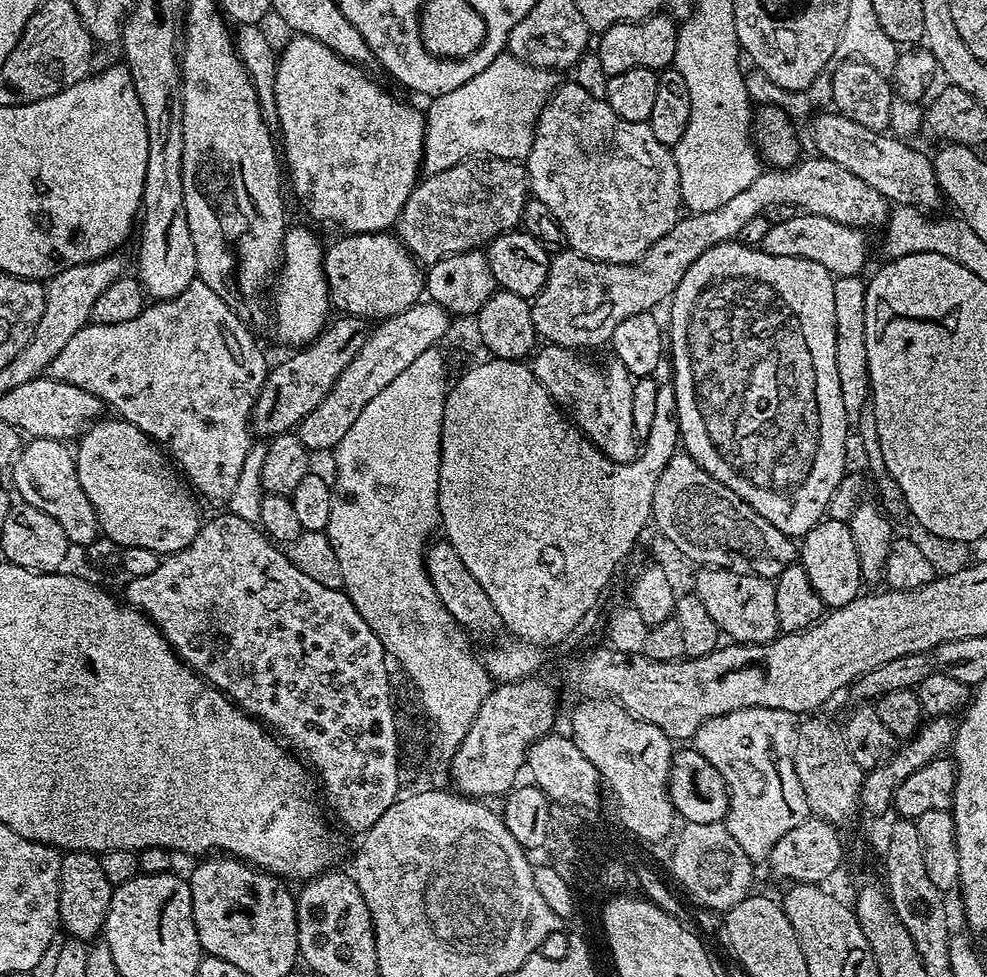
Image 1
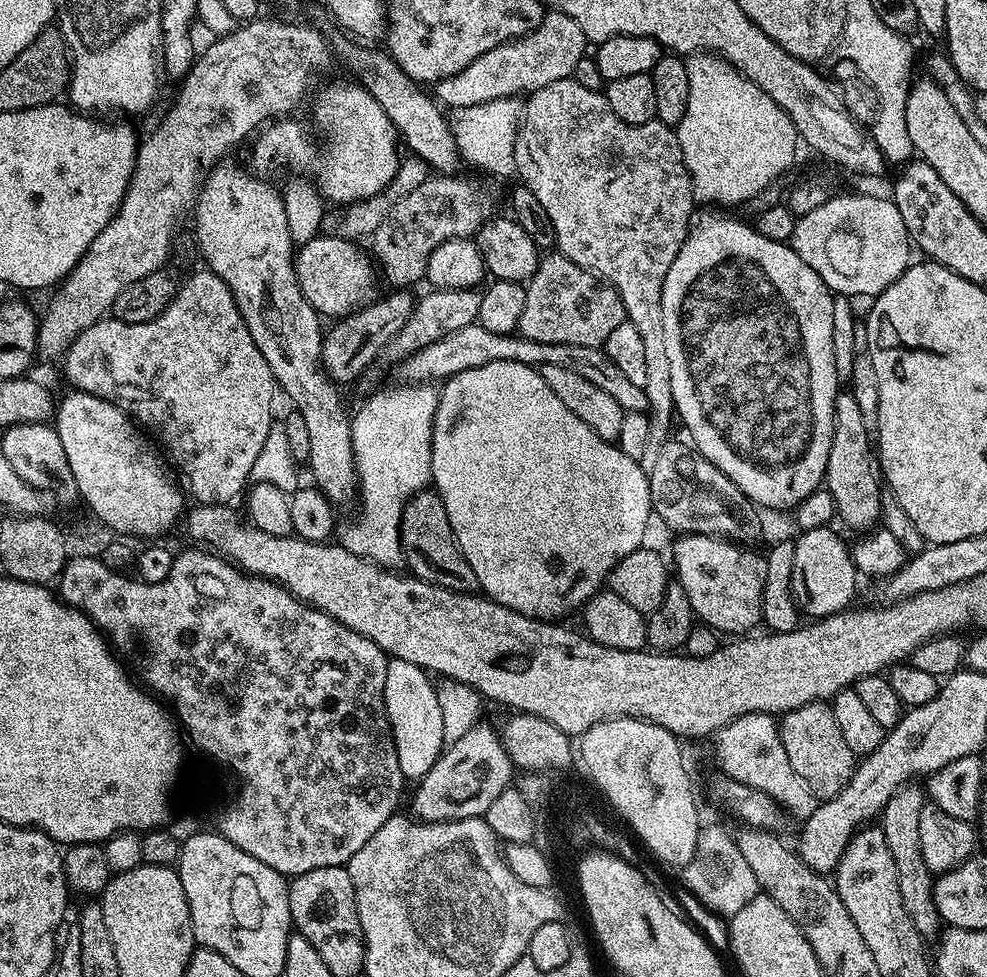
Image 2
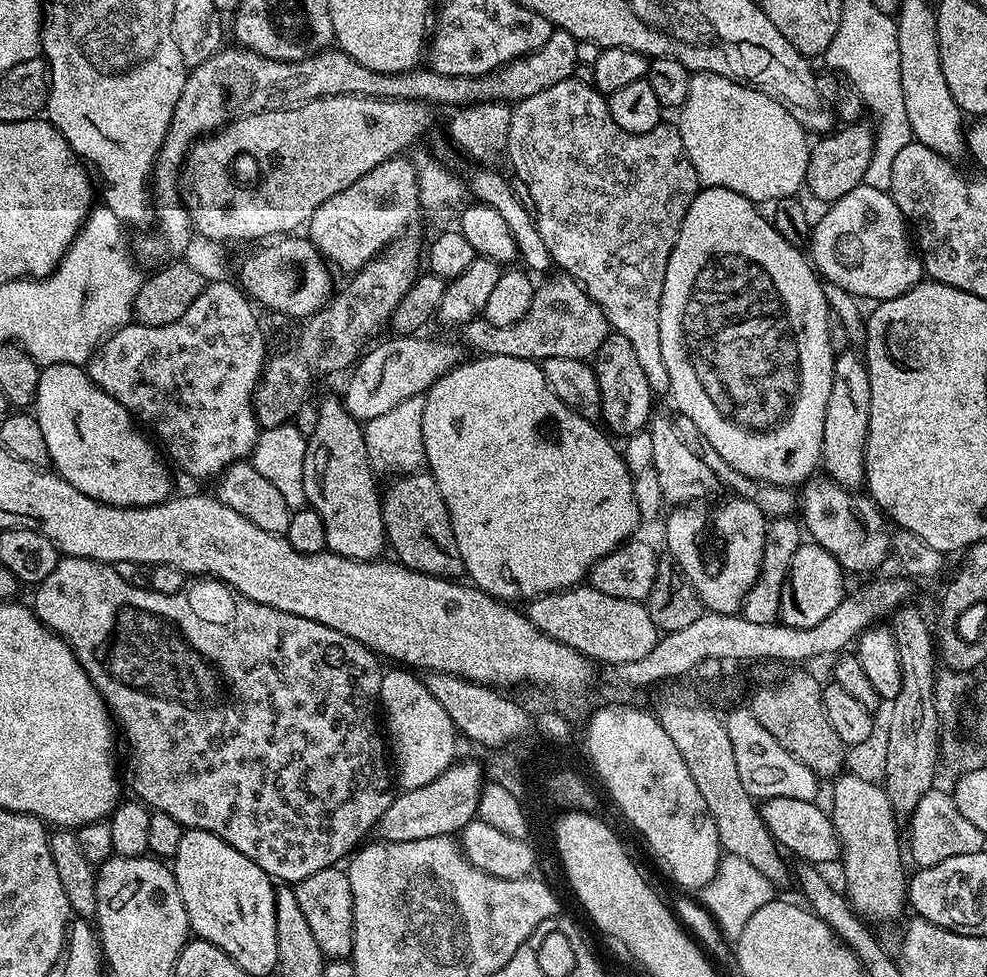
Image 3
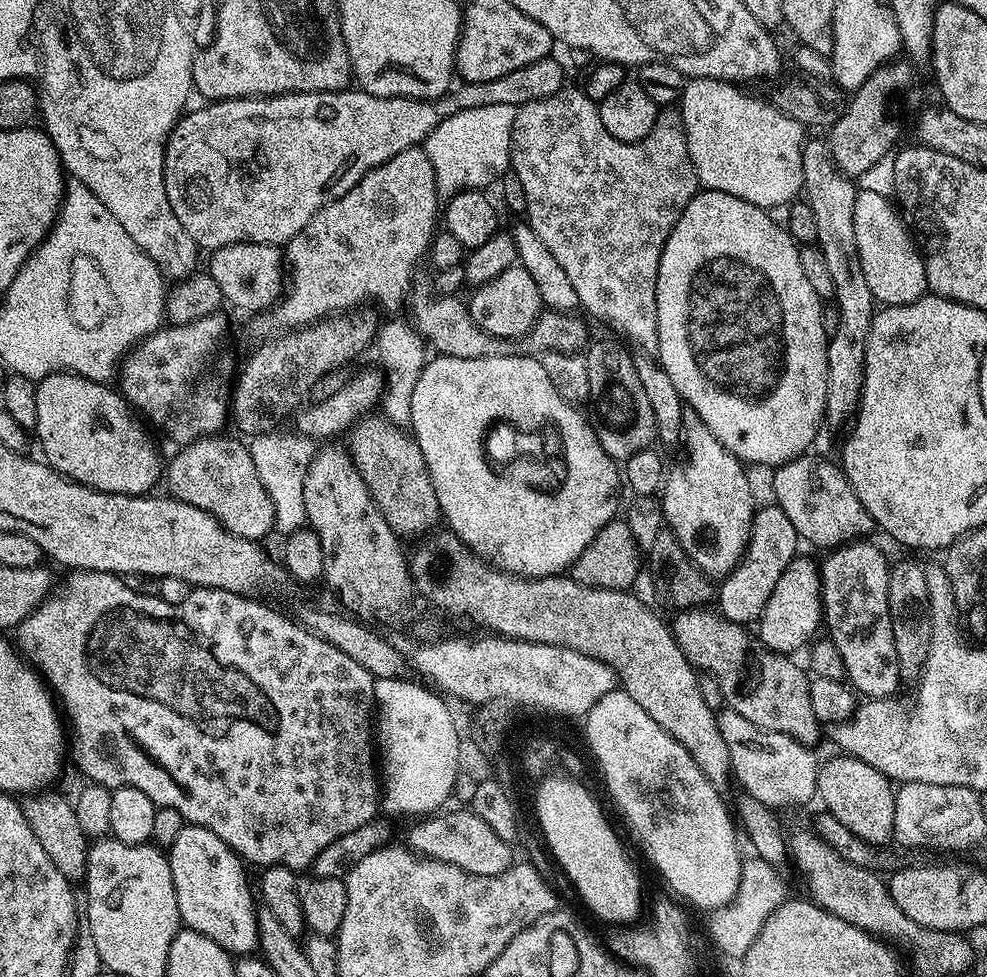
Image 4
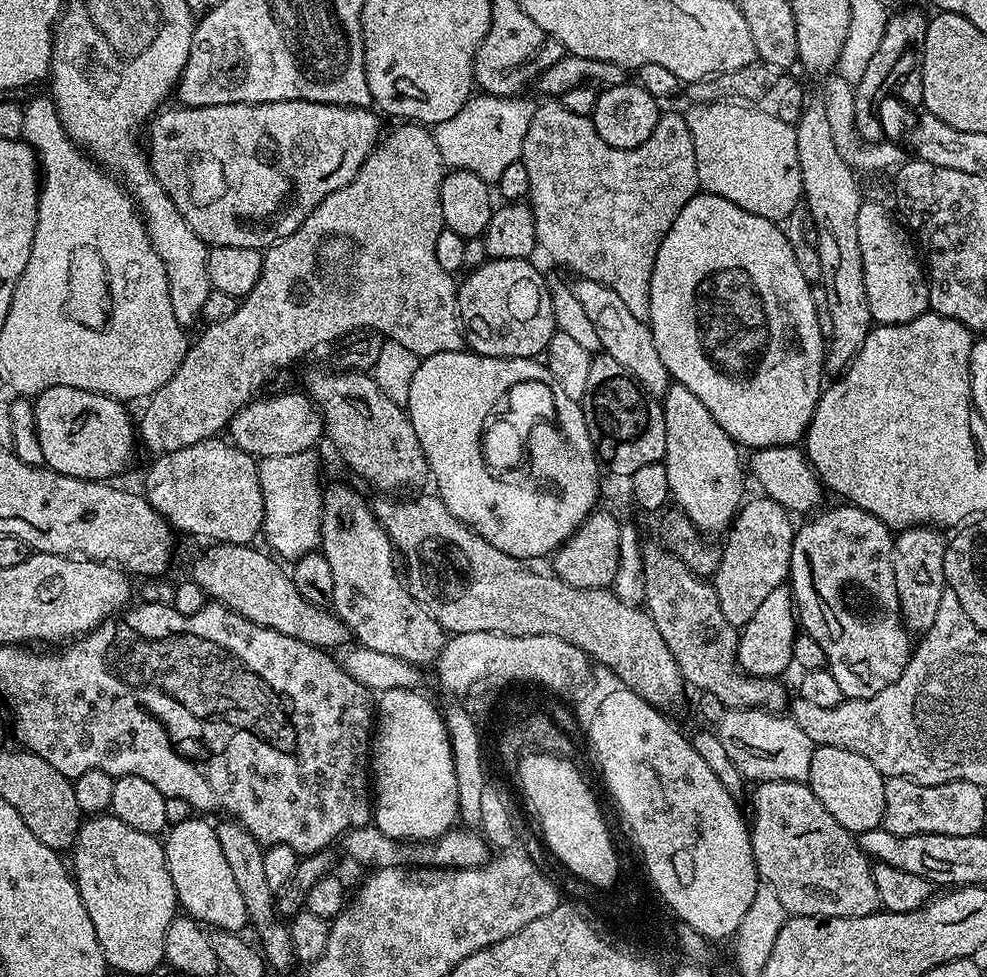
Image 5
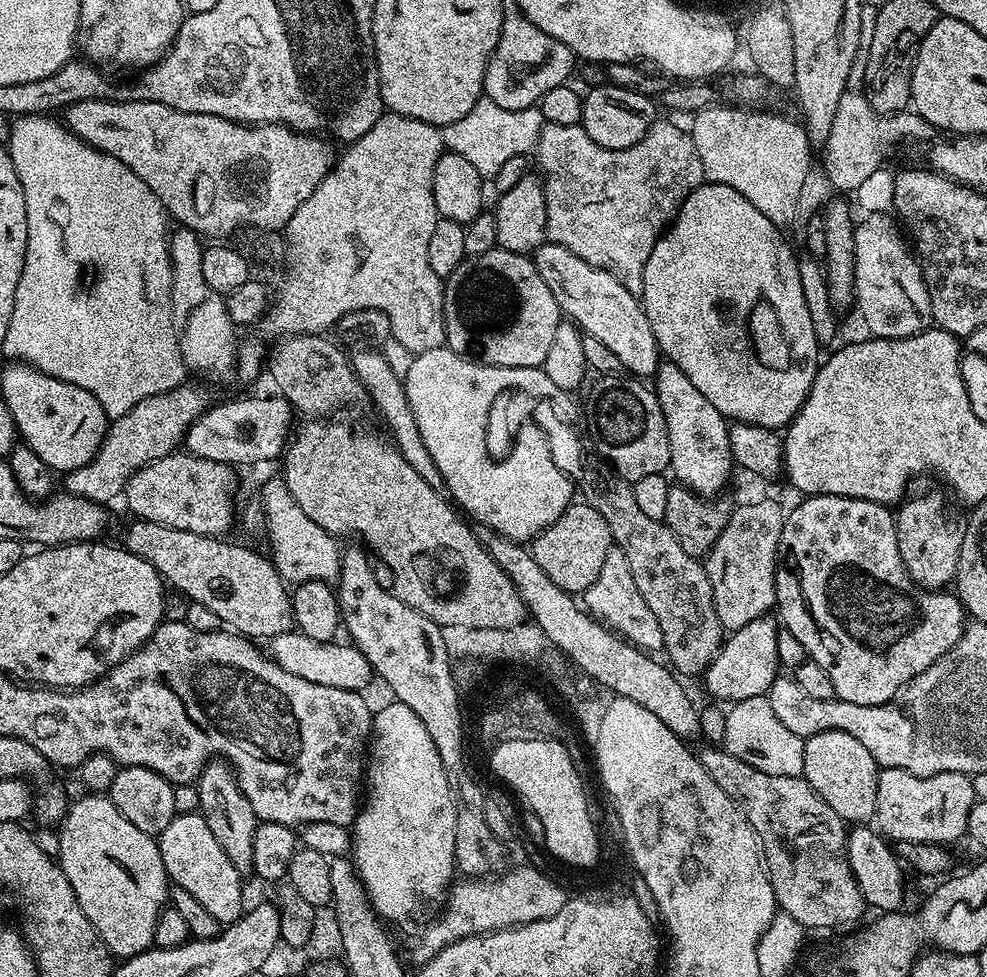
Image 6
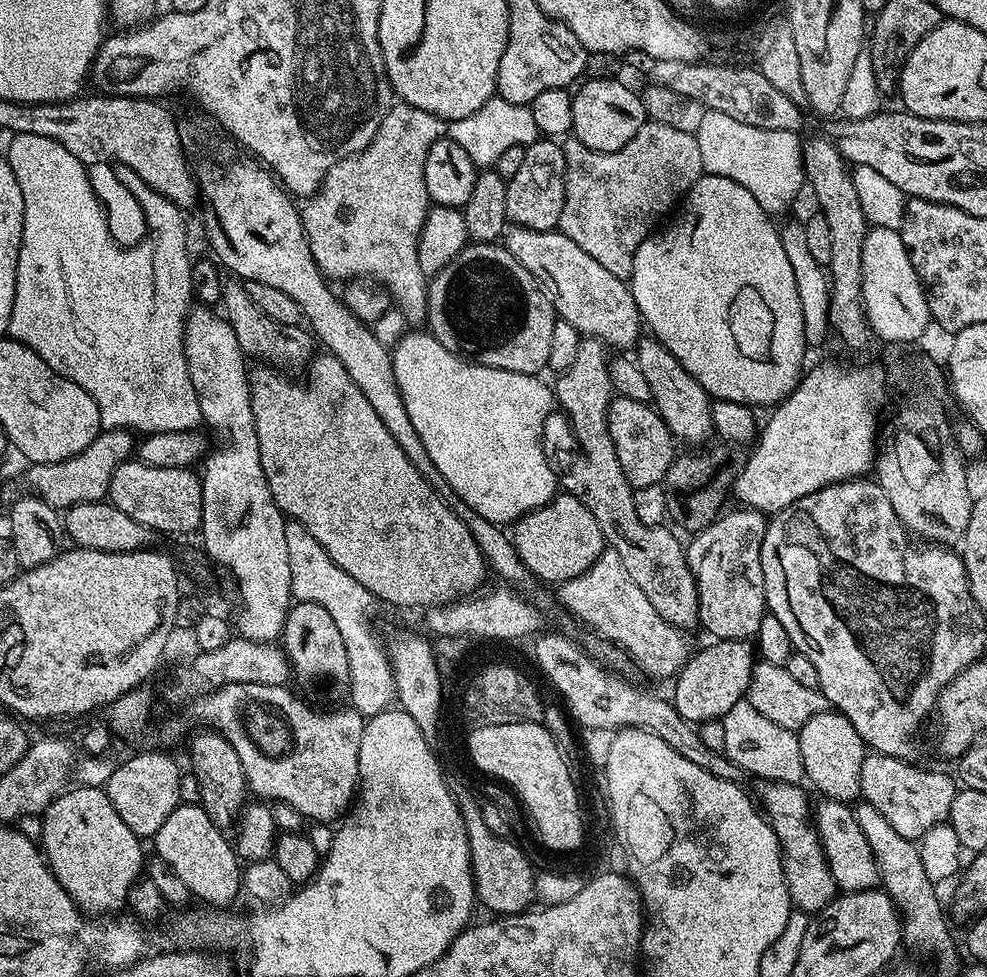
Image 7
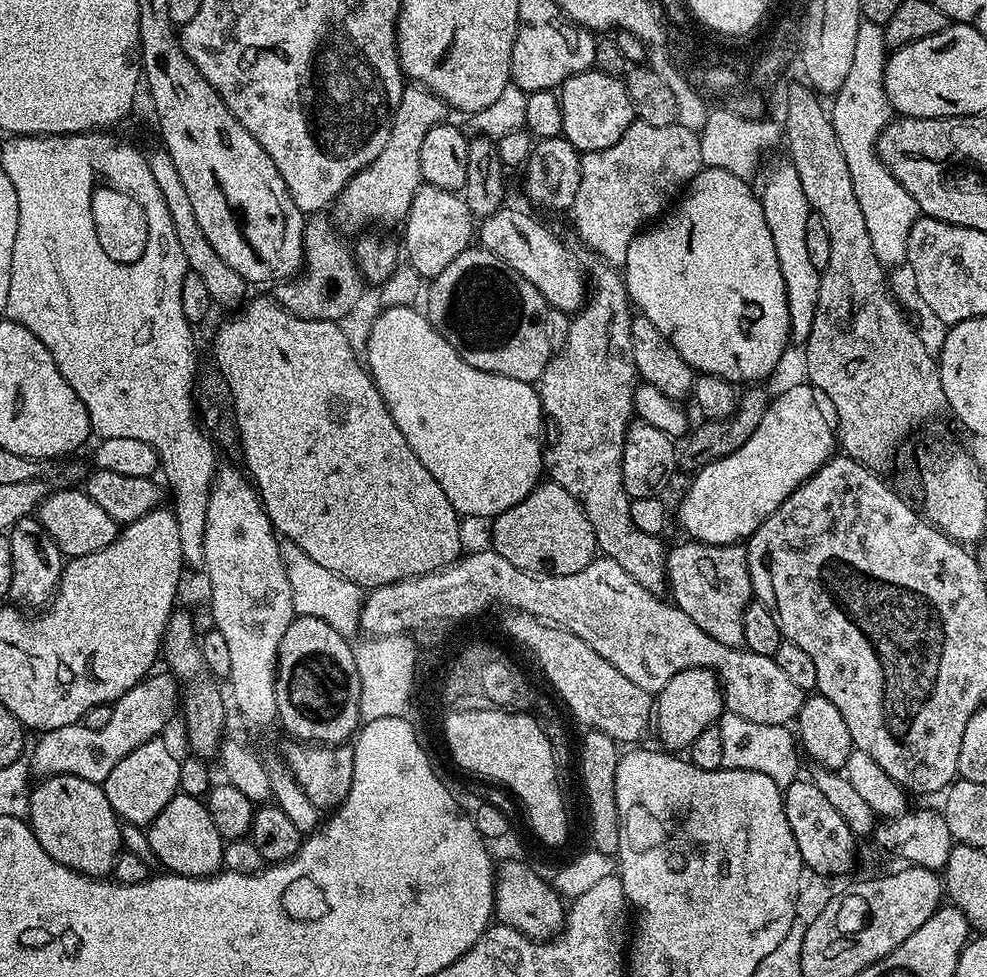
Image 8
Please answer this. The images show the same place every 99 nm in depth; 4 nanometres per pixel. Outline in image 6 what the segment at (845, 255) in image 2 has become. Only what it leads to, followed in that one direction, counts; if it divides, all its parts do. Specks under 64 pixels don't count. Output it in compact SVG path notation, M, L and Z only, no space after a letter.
M867 213L864 220L855 225L855 290L854 302L869 332L877 339L910 337L923 332L932 322L929 290L924 273L911 247L906 246L898 228L892 224L889 213Z

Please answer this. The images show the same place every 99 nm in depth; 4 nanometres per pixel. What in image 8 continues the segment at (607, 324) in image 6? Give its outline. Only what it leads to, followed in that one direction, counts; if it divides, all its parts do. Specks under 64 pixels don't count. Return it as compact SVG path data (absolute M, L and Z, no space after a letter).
M505 206L494 214L483 217L478 224L478 244L479 247L498 254L498 258L502 258L502 262L506 262L514 270L518 270L518 274L522 274L522 278L526 278L526 282L530 282L534 286L534 290L538 290L538 294L542 294L548 308L557 308L563 312L575 314L584 307L586 303L586 272L584 276L575 254L546 225L539 224L530 213L519 212L516 208Z

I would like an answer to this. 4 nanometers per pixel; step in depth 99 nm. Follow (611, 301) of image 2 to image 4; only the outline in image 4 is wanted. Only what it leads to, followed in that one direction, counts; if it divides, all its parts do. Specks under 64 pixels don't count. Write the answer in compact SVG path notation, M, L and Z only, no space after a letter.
M437 295L435 299L424 300L417 306L414 327L426 341L427 347L429 349L437 348L435 351L442 356L453 356L454 358L494 358L495 356L518 355L539 357L545 352L580 352L590 340L588 328L579 320L579 315L570 312L553 312L551 310L541 311L540 316L534 322L534 326L519 340L500 340L496 336L486 334L486 330L482 330L472 321L472 316L468 313L467 303L459 295Z

